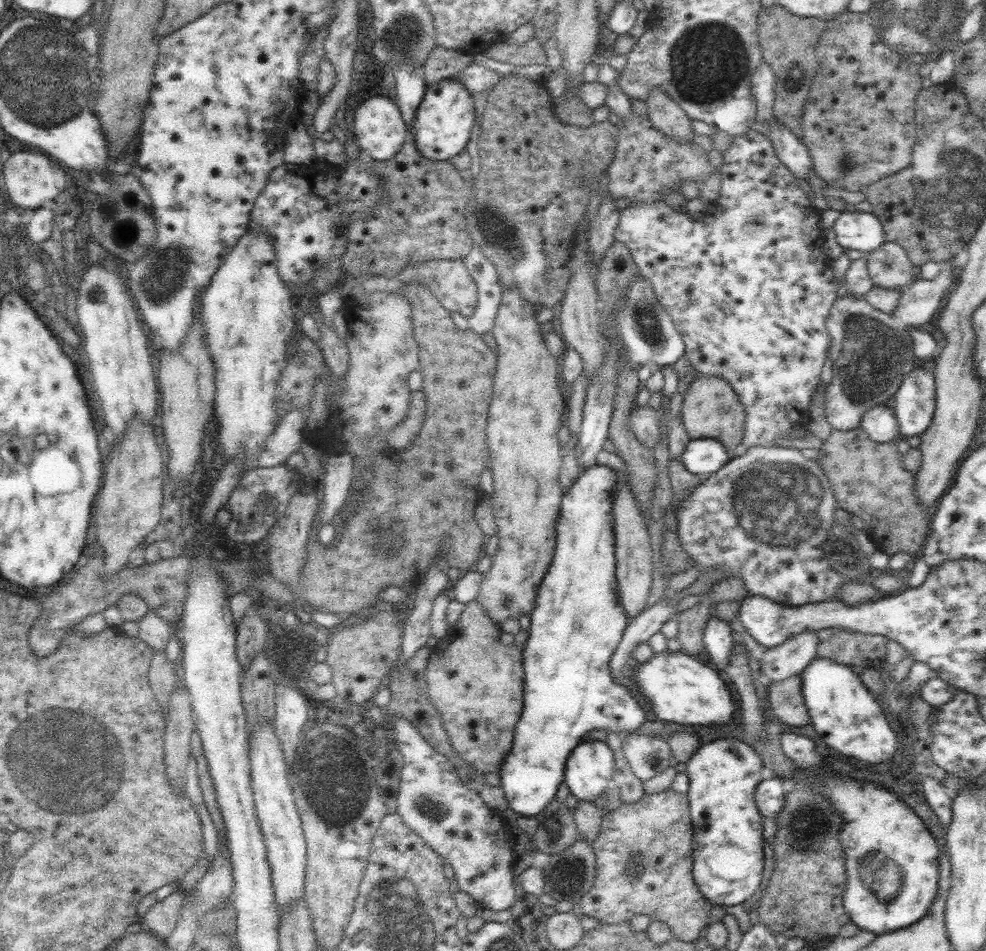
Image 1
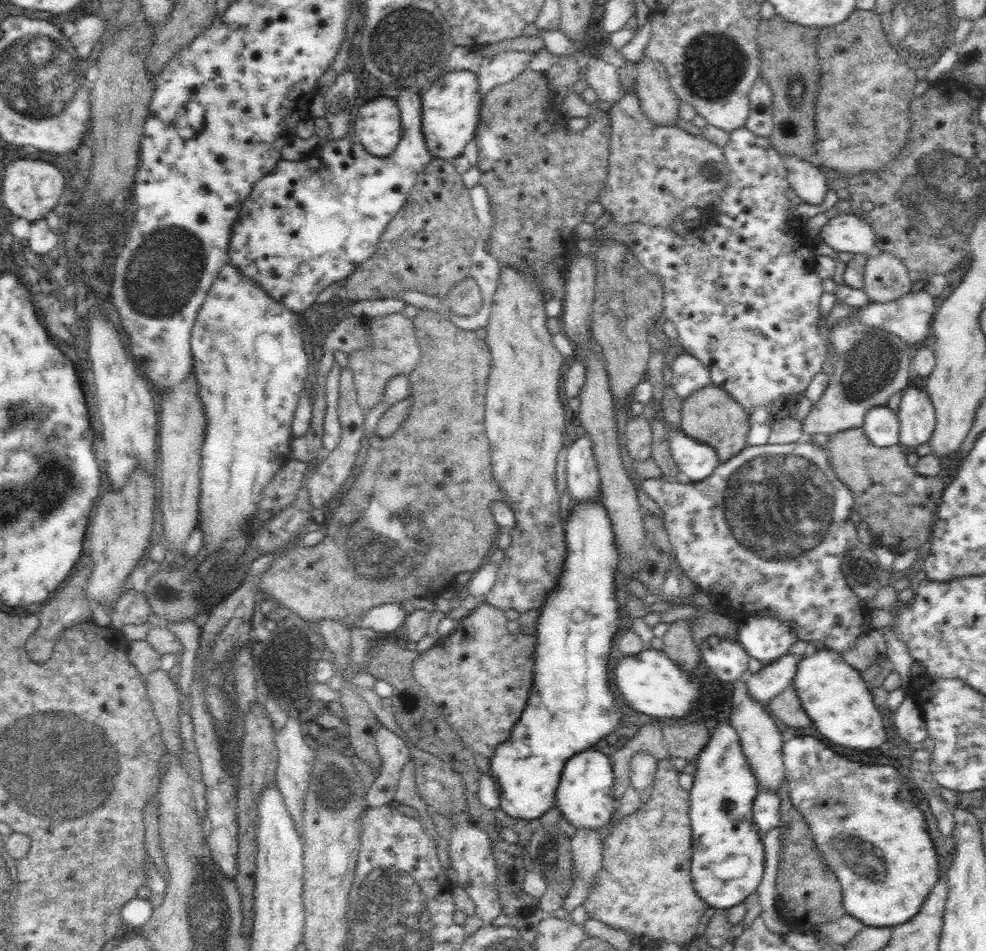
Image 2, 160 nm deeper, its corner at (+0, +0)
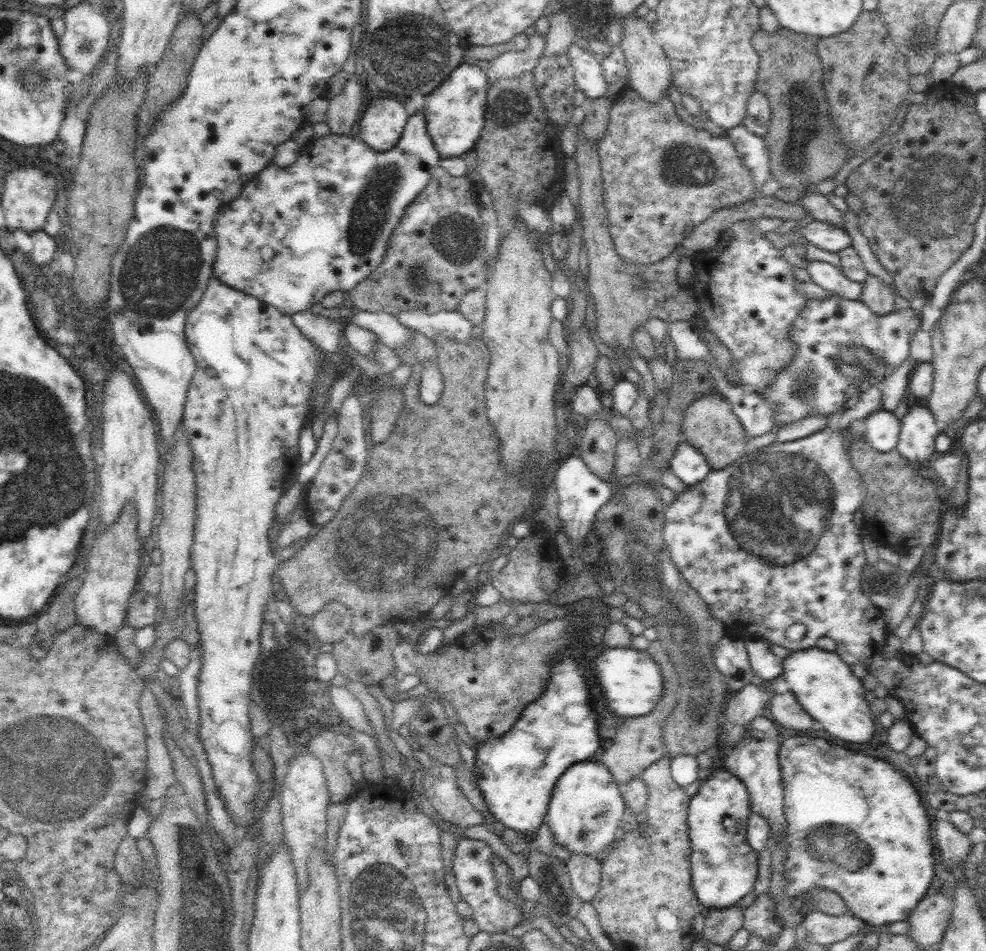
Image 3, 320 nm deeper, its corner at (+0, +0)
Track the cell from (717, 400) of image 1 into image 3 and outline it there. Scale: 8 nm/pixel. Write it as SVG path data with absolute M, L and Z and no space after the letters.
M718 392L709 393L696 399L685 410L683 420L685 440L696 447L709 462L711 469L720 470L738 460L746 452L747 438L740 419L733 413L728 400Z

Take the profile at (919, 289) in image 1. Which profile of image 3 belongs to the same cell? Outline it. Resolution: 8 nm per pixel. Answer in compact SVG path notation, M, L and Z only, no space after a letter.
M812 299L805 304L800 316L796 318L792 334L789 334L795 346L793 361L784 371L780 371L775 376L776 382L759 395L772 403L781 404L773 416L775 425L799 421L810 413L836 414L853 405L854 401L870 387L860 382L866 373L862 364L866 365L870 362L870 358L875 360L875 356L878 356L885 362L885 368L896 370L910 356L910 337L916 334L916 330L922 326L923 321L923 314L918 315L912 308L895 310L886 315L876 315L861 299Z

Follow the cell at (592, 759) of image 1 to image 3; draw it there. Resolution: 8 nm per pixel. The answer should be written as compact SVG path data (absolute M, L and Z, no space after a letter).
M578 762L571 765L556 782L556 787L551 793L552 797L545 816L550 832L554 837L554 842L558 842L571 854L598 854L614 843L614 834L621 826L624 814L625 801L618 790L618 783L608 768L601 762Z

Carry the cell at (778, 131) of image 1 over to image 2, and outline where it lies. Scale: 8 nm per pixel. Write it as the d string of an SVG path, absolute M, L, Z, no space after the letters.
M799 156L785 157L784 163L789 188L799 196L799 202L808 203L814 208L822 204L829 188L825 169Z

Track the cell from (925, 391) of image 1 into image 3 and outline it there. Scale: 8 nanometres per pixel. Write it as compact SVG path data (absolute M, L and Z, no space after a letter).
M911 402L901 420L897 449L914 467L930 464L936 456L936 437L942 432L926 404Z

